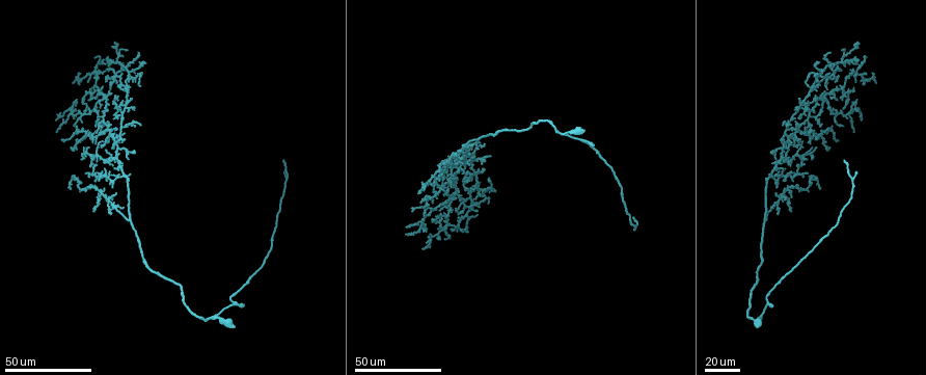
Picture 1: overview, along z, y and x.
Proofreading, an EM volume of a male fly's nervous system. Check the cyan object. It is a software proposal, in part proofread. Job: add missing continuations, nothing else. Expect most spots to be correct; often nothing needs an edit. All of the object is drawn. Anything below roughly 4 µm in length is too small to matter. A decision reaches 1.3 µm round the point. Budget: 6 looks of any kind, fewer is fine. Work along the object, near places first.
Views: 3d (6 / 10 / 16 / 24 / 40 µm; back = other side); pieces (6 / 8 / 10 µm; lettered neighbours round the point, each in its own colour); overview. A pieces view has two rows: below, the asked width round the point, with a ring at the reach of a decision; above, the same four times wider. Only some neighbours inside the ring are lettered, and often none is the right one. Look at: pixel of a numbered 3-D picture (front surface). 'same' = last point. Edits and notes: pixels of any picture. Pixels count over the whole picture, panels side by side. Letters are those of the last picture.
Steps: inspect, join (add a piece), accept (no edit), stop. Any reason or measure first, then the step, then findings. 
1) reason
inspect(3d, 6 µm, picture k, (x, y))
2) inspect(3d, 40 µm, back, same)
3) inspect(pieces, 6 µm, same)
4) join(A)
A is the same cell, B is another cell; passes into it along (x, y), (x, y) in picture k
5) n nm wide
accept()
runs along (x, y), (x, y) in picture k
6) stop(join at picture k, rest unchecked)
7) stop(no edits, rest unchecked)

tapers out
inspect(3d, 40 µm, picture 1, (132, 100))

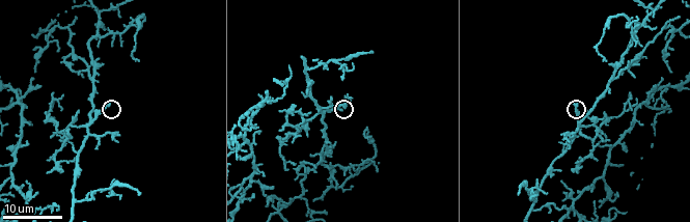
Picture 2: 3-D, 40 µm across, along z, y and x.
inspect(pieces, 6 µm, picture 2, (343, 111))

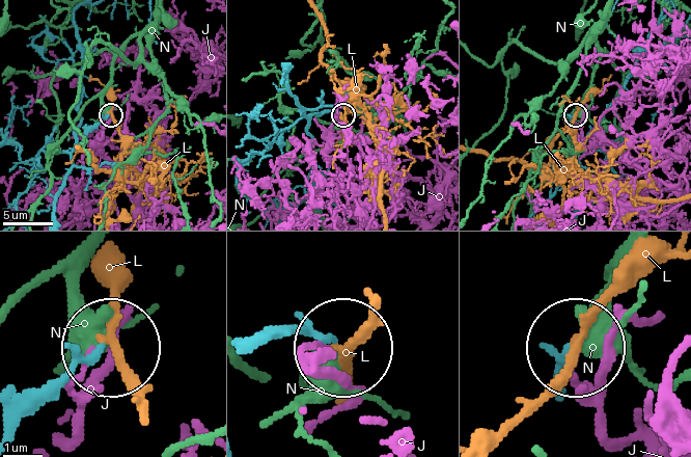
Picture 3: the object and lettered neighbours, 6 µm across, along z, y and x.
accept()
J, L and N are other cells; none of them fits

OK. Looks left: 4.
an open end
inspect(3d, 40 µm, picture 1, (436, 227))

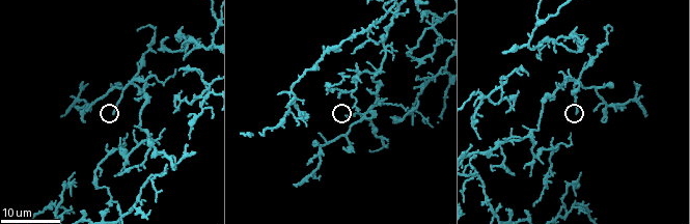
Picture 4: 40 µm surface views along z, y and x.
inspect(pieces, 6 µm, picture 4, (577, 113))

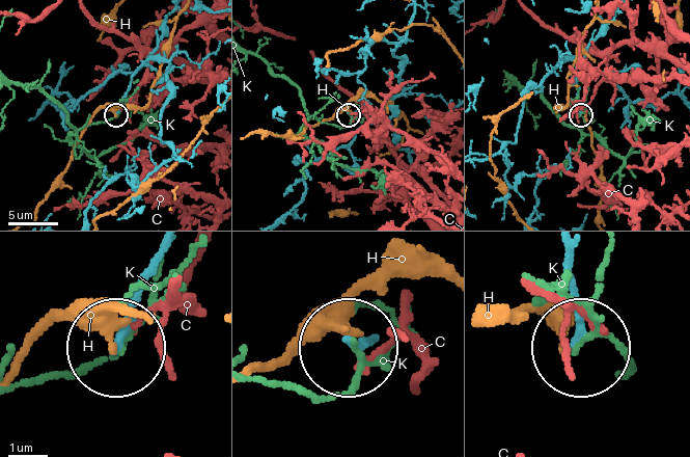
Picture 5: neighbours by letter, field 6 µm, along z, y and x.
accept()
C, H and K are other cells; runs along (564, 258), (575, 343) in picture 5; none of them fits

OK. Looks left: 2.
an open end
inspect(3d, 24 µm, picture 4, (136, 95))

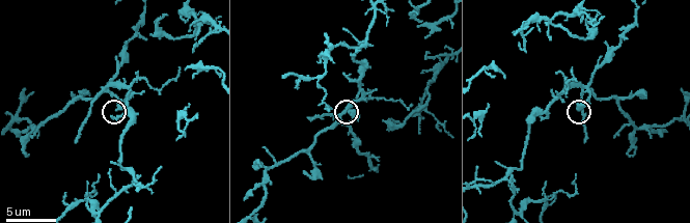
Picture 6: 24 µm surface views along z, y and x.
what lies round it
inspect(pieces, 10 µm, picture 6, (118, 110))

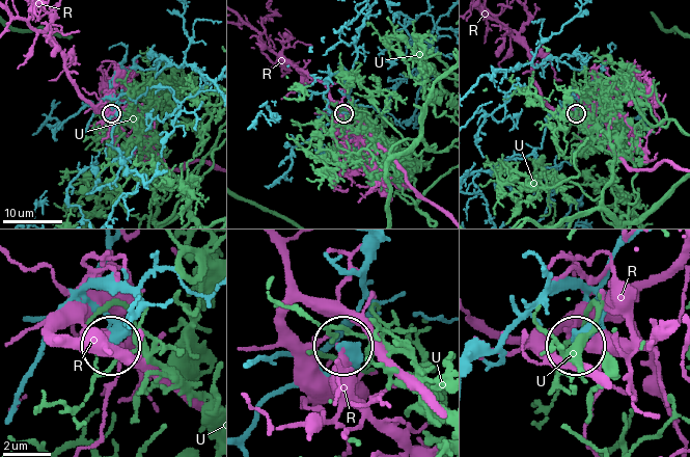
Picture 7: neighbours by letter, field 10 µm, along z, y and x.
accept()
R and U are other cells; none of them fits

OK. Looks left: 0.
stop(no edits, rest unchecked)

